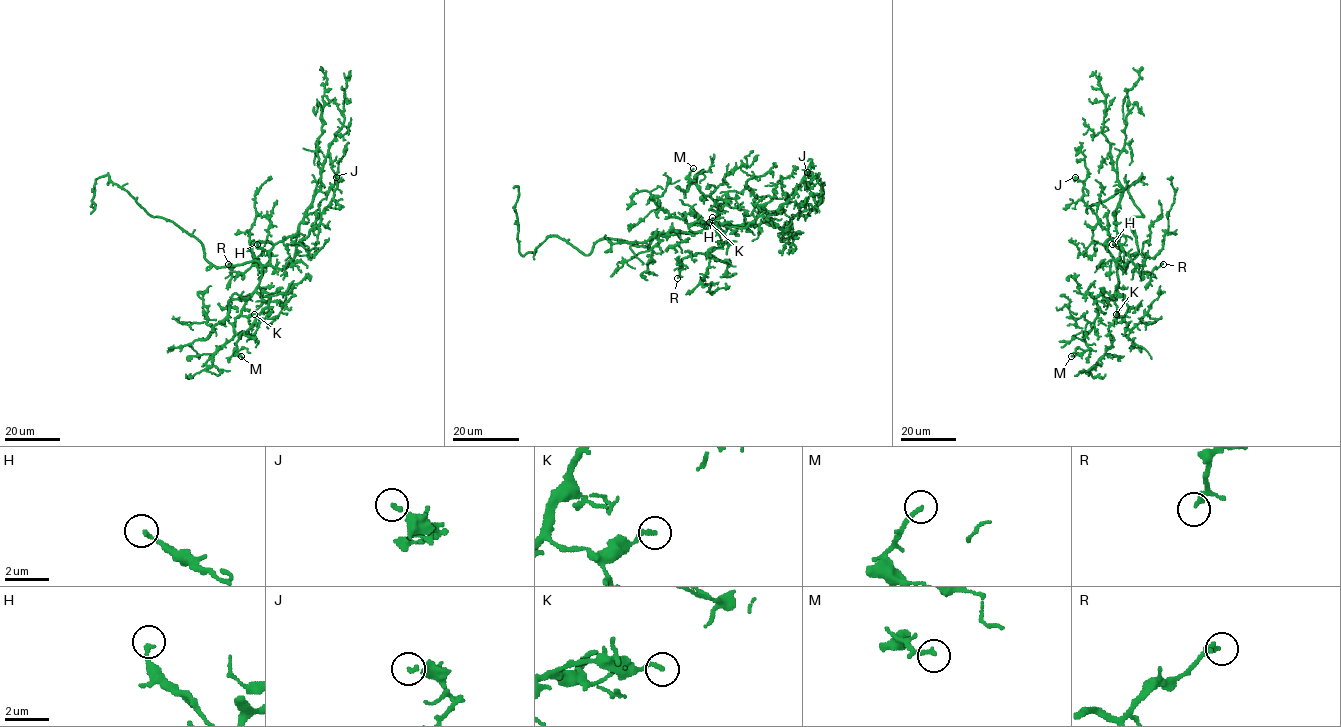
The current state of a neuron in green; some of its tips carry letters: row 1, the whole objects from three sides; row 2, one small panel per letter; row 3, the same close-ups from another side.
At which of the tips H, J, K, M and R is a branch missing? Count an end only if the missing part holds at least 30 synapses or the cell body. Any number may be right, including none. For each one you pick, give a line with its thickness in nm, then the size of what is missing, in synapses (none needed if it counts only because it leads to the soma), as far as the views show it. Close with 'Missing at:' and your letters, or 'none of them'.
R: calibre 170 nm; 35 synapses
Missing at: R

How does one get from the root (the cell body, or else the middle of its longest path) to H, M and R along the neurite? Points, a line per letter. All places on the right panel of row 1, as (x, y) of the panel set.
H: (1125, 265), (1120, 261), (1116, 263), (1120, 263), (1120, 252), (1123, 251), (1112, 244)
M: (1125, 265), (1116, 261), (1115, 292), (1103, 291), (1095, 299), (1098, 316), (1084, 333), (1088, 348), (1071, 356)
R: (1125, 265), (1116, 263), (1120, 263), (1121, 251), (1135, 266), (1142, 265), (1143, 273), (1163, 264)

